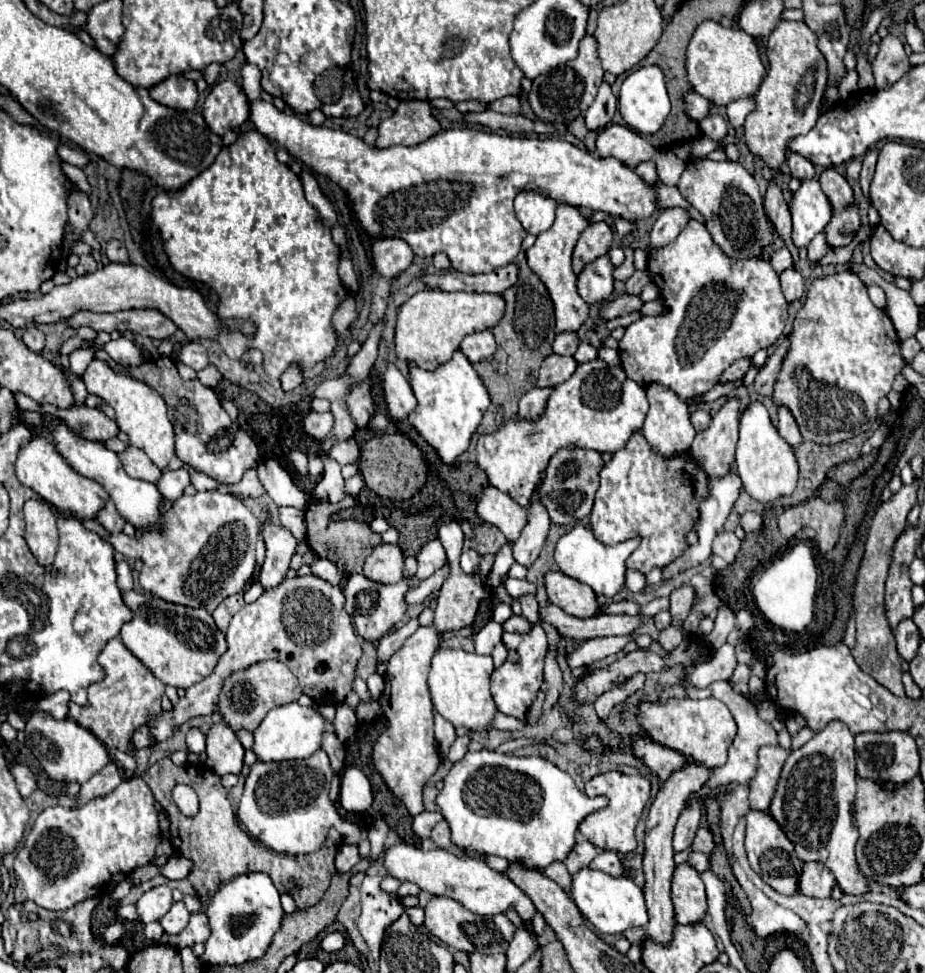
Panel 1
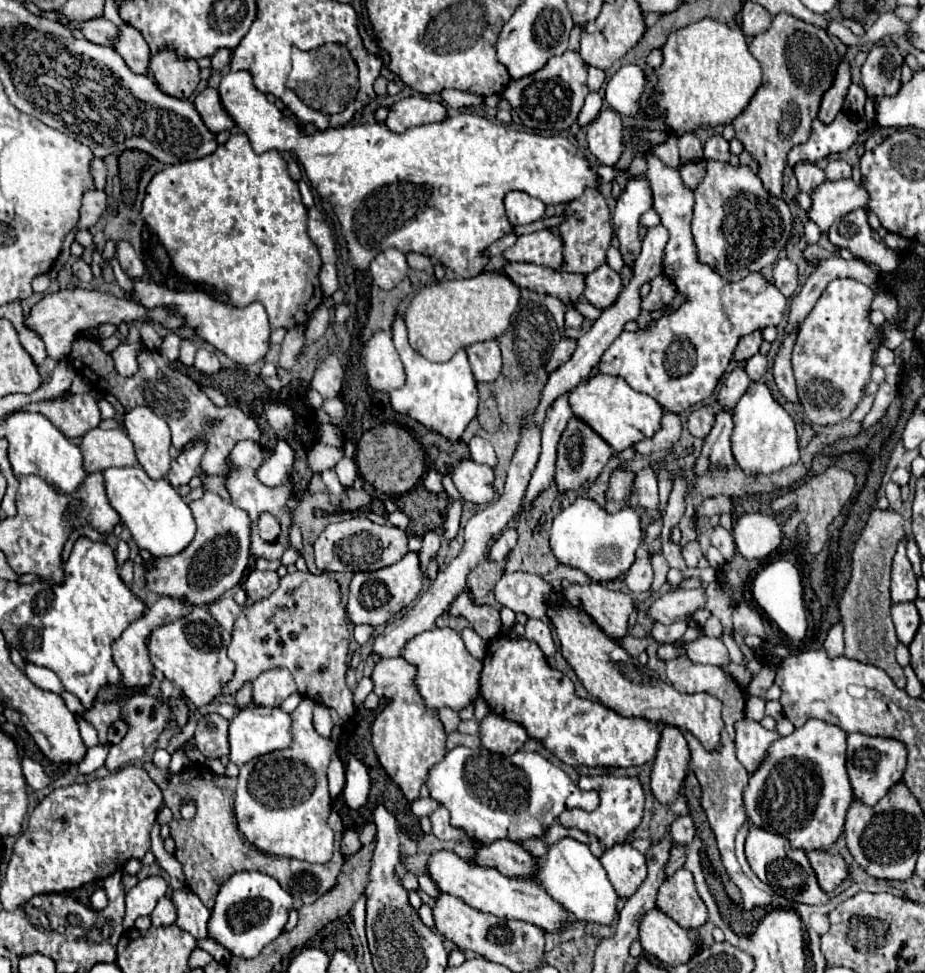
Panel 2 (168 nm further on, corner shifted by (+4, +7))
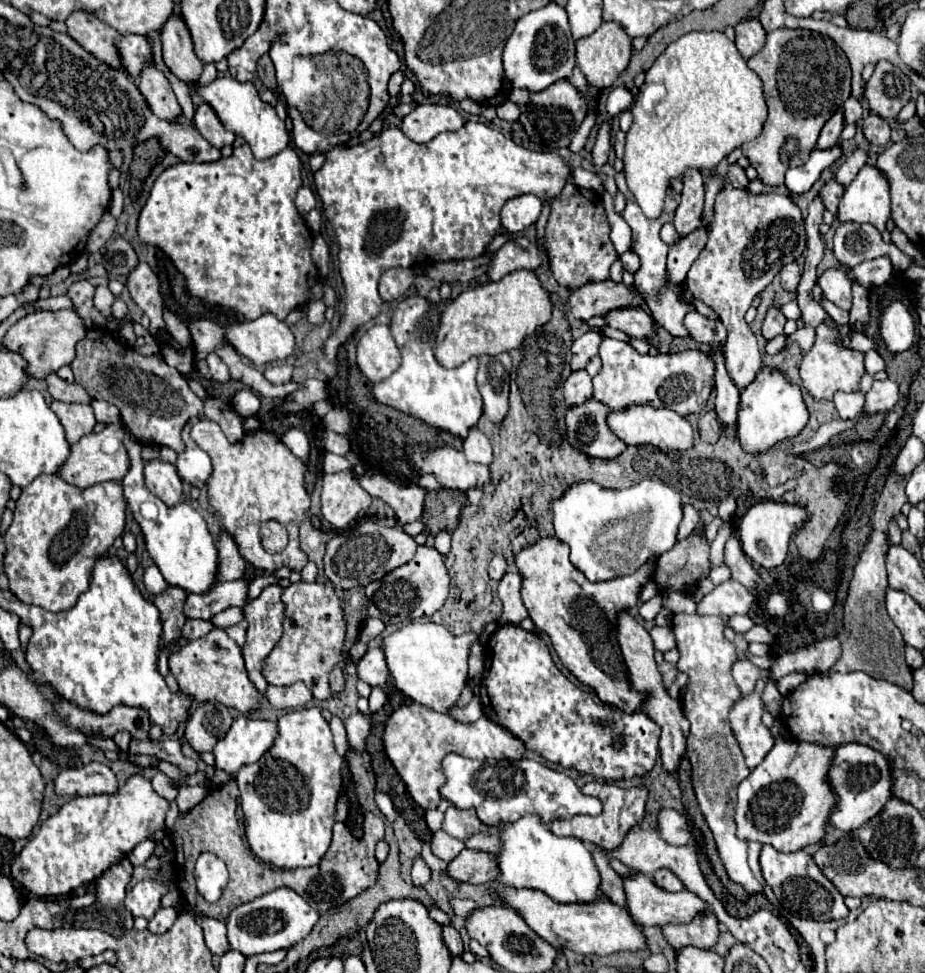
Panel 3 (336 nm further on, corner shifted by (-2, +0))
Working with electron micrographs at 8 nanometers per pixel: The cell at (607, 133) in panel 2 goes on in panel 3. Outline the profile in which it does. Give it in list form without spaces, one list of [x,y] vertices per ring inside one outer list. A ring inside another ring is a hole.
[[[604,121],[600,125],[598,137],[596,137],[596,145],[592,149],[592,161],[594,167],[602,167],[608,163],[608,157],[612,153],[612,125],[608,121]]]

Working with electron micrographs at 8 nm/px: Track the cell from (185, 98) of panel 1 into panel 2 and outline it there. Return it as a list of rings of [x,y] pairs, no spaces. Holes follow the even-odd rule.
[[[162,48],[152,56],[150,72],[162,92],[182,100],[190,98],[200,82],[198,62],[192,58],[182,60],[170,48]]]

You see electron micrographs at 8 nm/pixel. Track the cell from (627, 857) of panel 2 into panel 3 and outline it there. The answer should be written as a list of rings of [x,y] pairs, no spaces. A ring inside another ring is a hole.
[[[630,871],[628,875],[622,877],[622,883],[624,883],[624,893],[626,893],[626,909],[630,917],[634,919],[634,923],[638,925],[660,925],[662,927],[666,923],[686,923],[694,915],[708,909],[708,903],[704,903],[692,891],[684,889],[680,893],[668,893],[662,887],[658,887],[652,877],[640,871]]]

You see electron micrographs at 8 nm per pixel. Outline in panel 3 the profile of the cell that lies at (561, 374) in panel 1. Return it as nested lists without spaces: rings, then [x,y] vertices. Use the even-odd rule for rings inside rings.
[[[588,331],[584,333],[580,339],[574,341],[572,345],[572,361],[570,361],[570,367],[572,371],[578,371],[578,369],[584,369],[586,363],[598,355],[598,345],[602,341],[602,333],[600,331]]]

